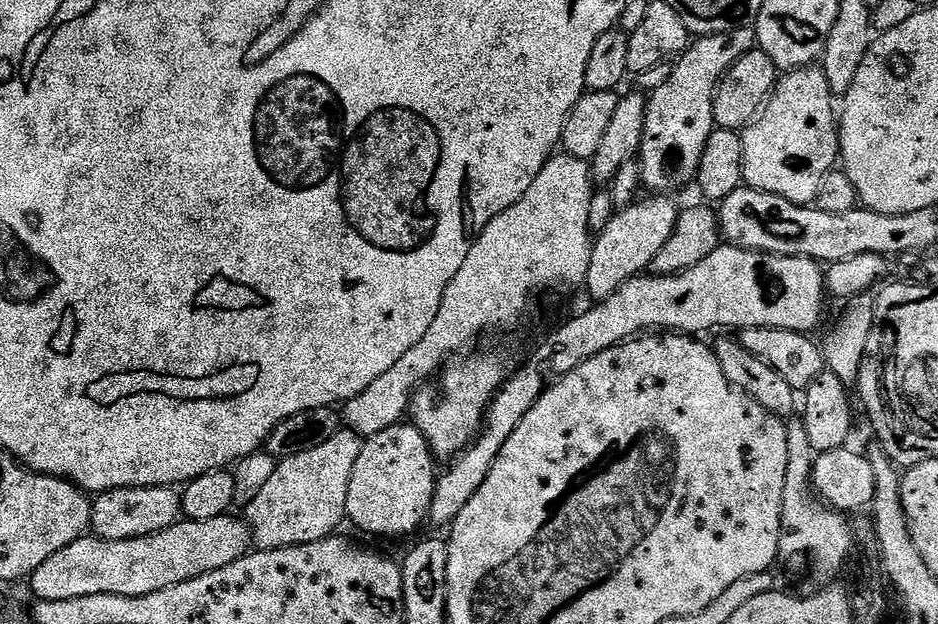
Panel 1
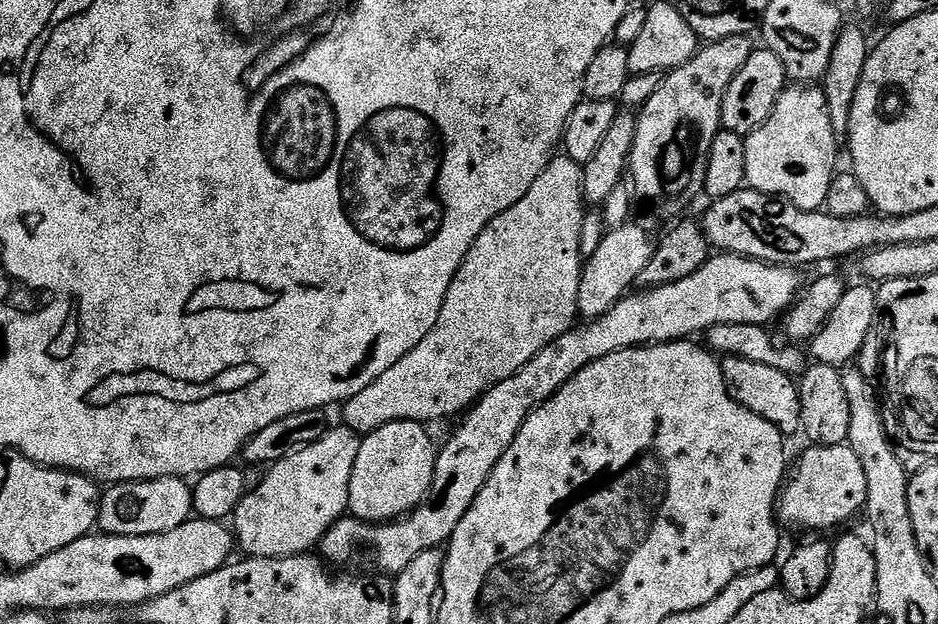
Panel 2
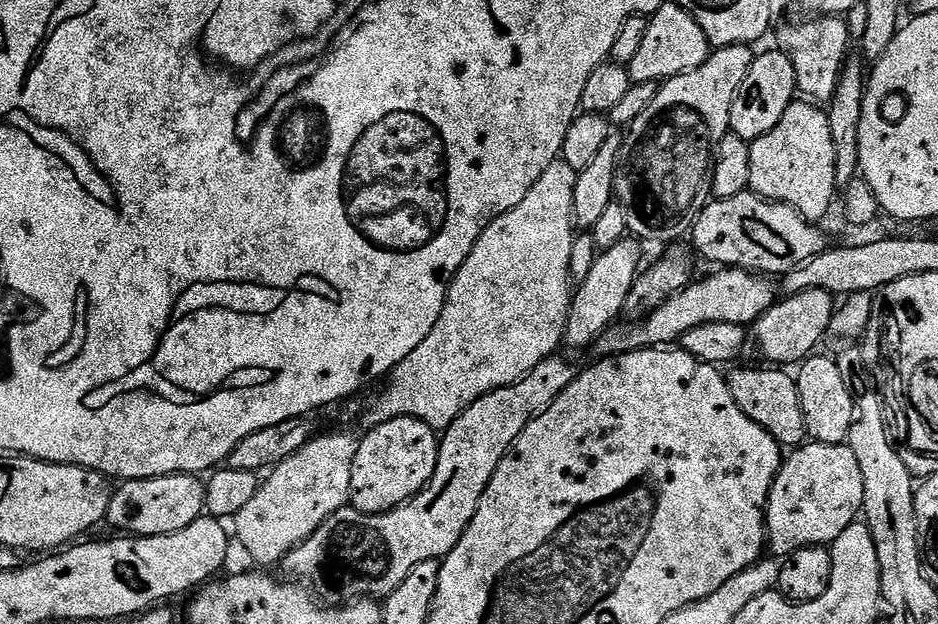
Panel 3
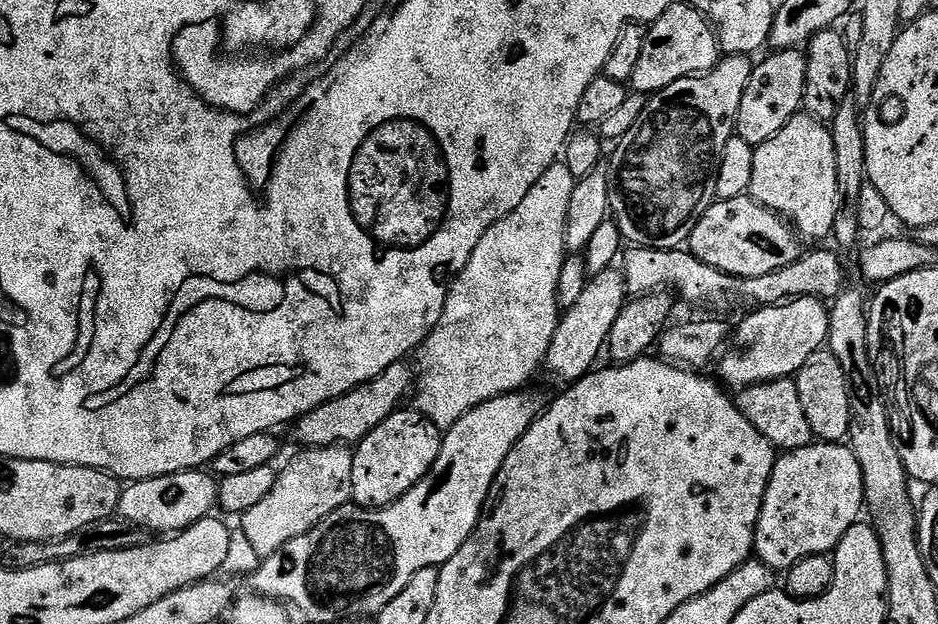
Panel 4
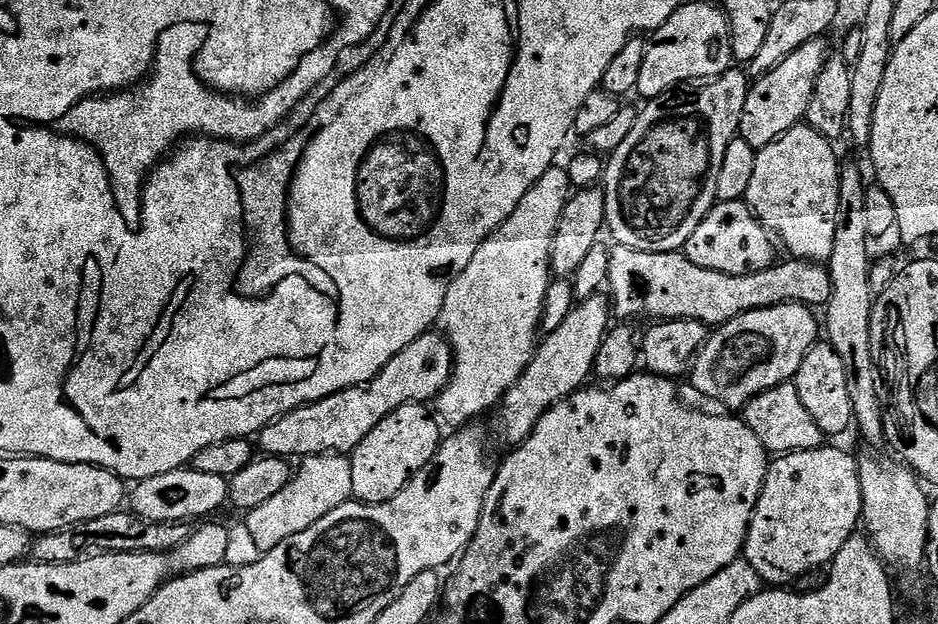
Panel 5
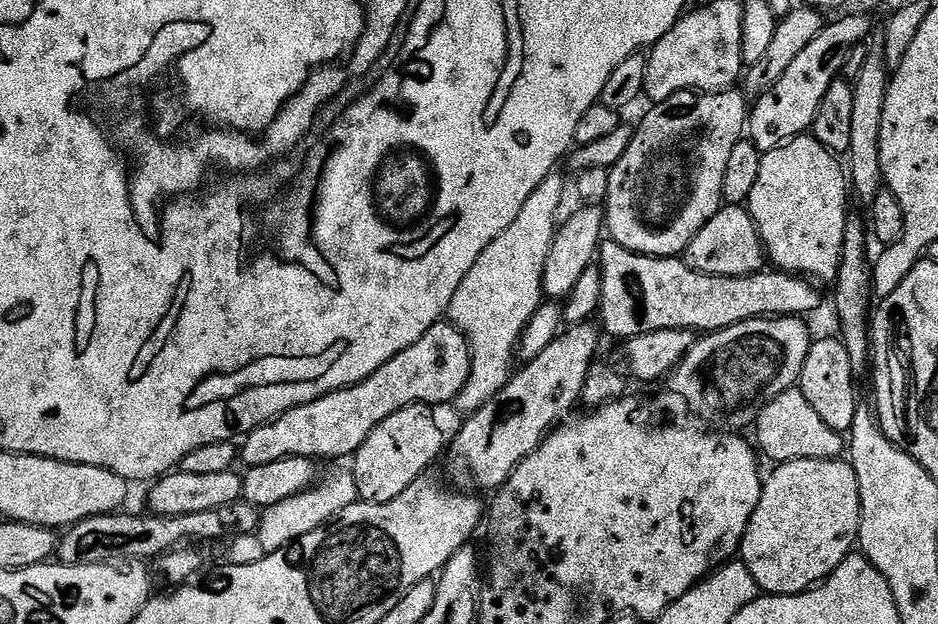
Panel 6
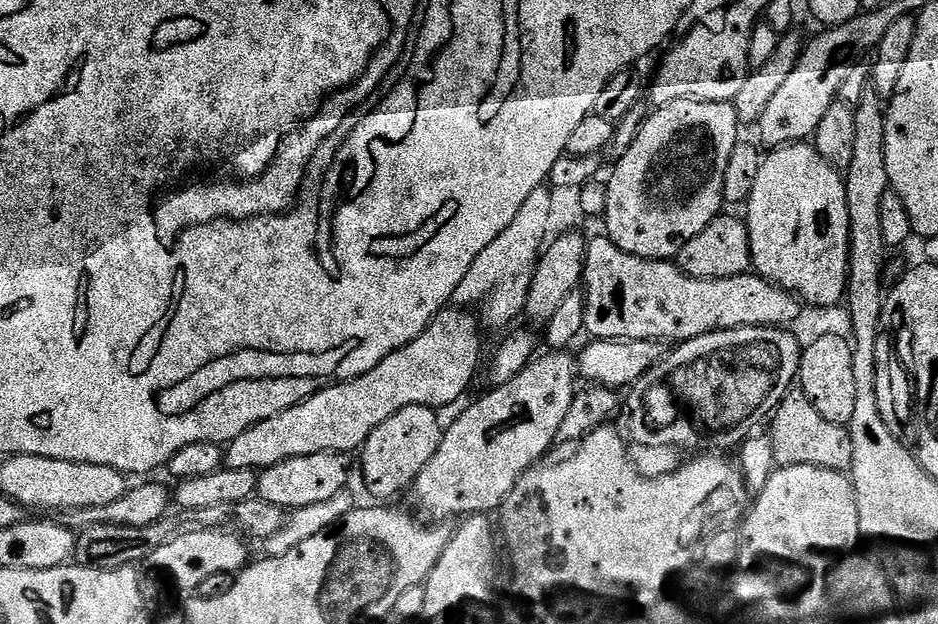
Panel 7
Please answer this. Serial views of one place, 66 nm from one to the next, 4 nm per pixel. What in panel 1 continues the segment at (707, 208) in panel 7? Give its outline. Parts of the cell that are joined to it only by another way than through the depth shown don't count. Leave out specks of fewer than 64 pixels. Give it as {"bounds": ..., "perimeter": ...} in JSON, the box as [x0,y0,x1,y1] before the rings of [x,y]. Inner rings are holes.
{"bounds":[638,26,757,194],"perimeter":[[[745,26],[726,30],[709,36],[696,36],[688,45],[685,52],[680,53],[678,59],[672,64],[672,72],[662,86],[658,86],[648,96],[648,109],[646,110],[646,126],[642,134],[638,163],[640,165],[640,182],[645,189],[649,188],[652,194],[672,194],[679,188],[684,188],[695,181],[696,171],[700,168],[702,150],[710,134],[716,128],[714,118],[714,98],[724,75],[747,52],[757,47],[755,27]]]}

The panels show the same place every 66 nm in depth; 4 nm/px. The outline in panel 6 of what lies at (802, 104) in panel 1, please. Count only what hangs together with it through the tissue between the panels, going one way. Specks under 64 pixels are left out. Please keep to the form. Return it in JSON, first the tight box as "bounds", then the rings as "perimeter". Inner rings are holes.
{"bounds":[746,134,850,282],"perimeter":[[[811,134],[795,136],[780,147],[763,153],[762,170],[758,170],[758,182],[754,190],[750,190],[746,207],[760,232],[760,242],[766,249],[767,259],[773,260],[779,271],[799,274],[816,282],[835,281],[840,273],[846,222],[850,215],[850,180],[841,161],[839,164],[836,160],[839,159]]]}

